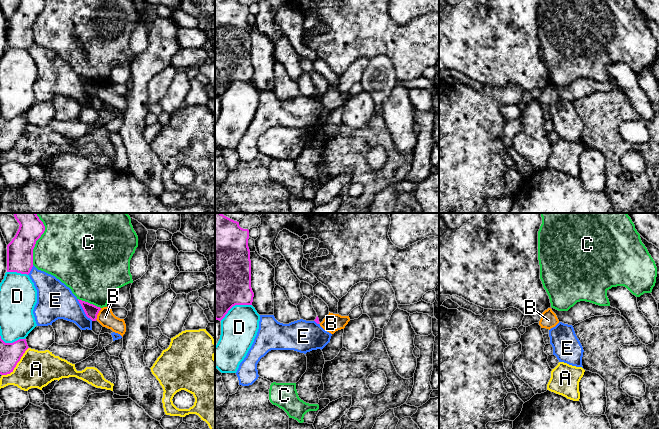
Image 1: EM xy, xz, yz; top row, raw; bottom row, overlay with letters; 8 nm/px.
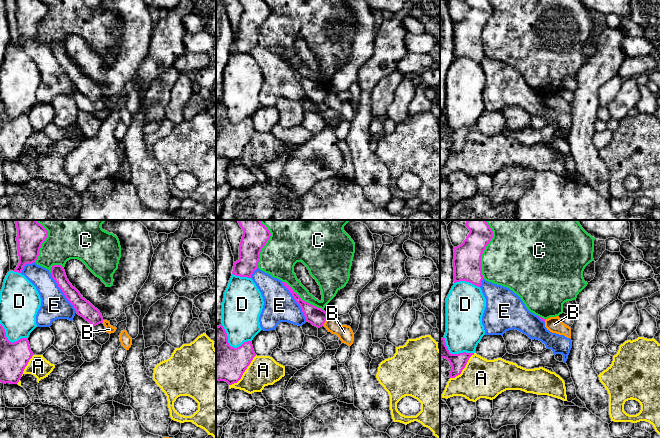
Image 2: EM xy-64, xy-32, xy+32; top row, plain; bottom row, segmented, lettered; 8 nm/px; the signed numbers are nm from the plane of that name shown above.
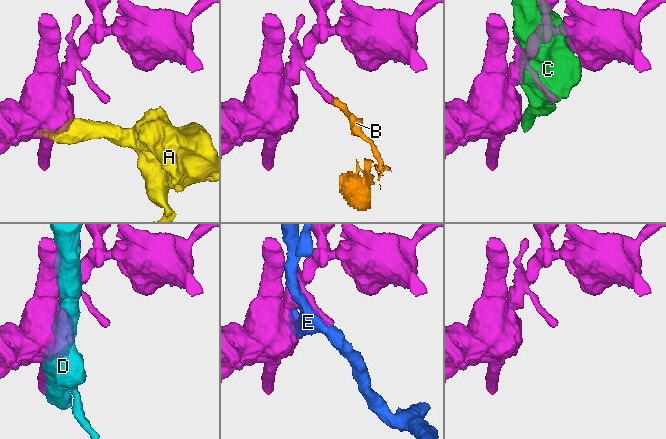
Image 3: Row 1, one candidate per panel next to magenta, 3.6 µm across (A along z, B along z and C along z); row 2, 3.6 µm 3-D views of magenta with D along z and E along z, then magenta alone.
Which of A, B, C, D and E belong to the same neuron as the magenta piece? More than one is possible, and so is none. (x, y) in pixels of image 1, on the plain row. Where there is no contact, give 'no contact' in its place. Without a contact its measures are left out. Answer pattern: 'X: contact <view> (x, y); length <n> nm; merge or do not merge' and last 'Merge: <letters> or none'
A: contact xy (16, 140); length 320 nm; do not merge
B: contact xy (97, 90); length 110 nm; do not merge
C: contact xy (35, 19); length 340 nm; do not merge
D: contact xz (235, 80); length 280 nm; do not merge
E: contact xy (83, 85); length 220 nm; do not merge
Merge: none

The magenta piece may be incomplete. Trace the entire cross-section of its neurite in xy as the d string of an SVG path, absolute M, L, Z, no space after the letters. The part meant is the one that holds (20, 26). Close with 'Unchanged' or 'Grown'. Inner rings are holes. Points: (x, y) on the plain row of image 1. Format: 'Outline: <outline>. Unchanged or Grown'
Outline: M19 0L19 5L7 21L7 48L29 50L33 43L33 25L45 7L44 0Z. Unchanged

